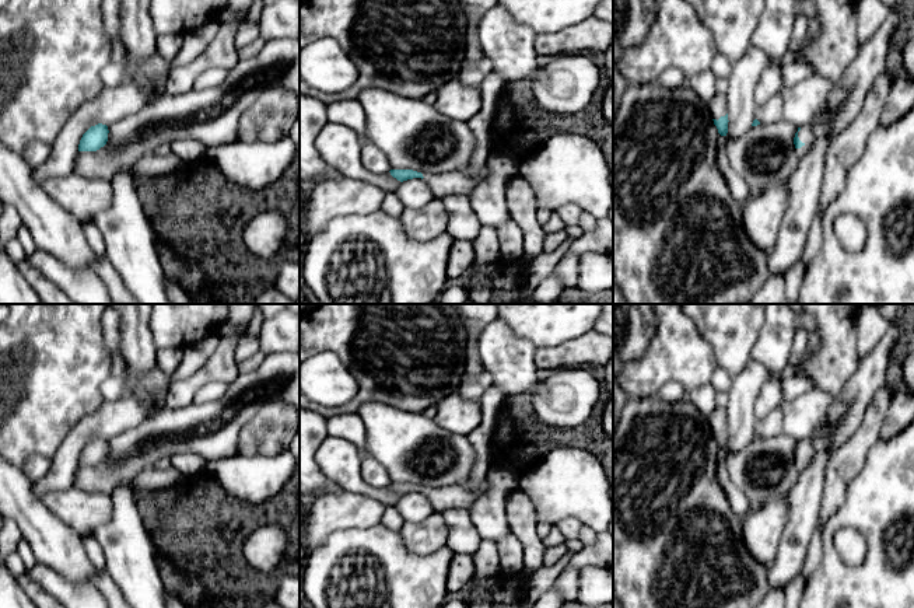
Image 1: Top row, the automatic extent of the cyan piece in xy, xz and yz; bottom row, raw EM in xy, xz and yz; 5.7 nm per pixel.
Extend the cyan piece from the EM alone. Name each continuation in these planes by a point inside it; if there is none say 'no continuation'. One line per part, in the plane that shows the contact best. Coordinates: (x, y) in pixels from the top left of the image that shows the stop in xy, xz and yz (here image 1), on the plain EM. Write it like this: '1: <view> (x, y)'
1: yz (717, 418)
2: yz (805, 448)

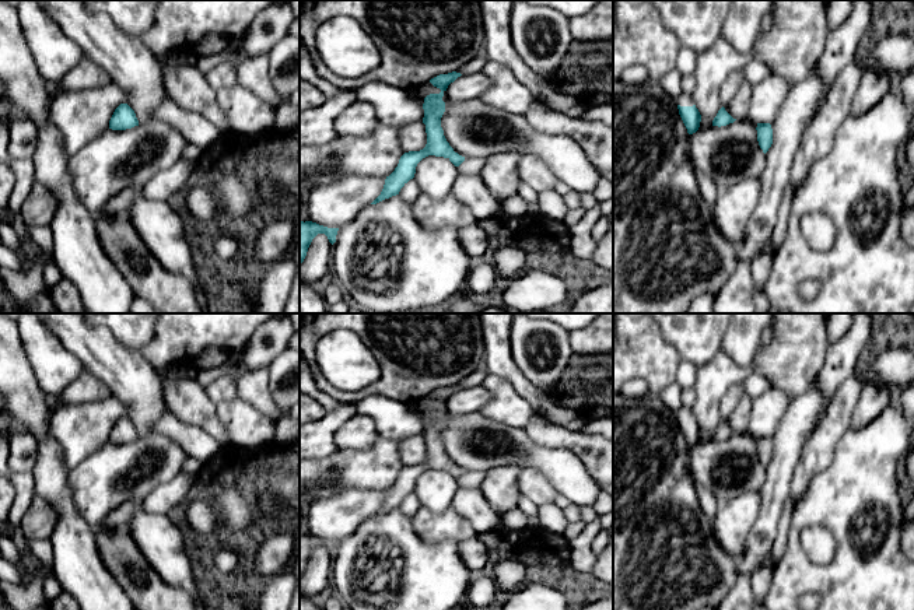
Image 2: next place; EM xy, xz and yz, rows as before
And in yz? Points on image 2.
1: yz (685, 412)

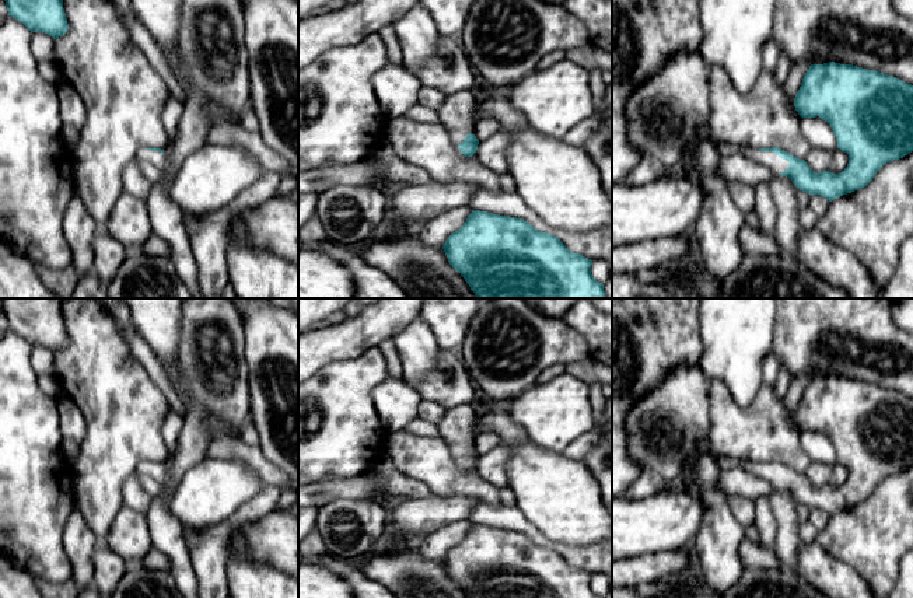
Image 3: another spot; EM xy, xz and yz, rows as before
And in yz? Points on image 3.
1: yz (726, 461)

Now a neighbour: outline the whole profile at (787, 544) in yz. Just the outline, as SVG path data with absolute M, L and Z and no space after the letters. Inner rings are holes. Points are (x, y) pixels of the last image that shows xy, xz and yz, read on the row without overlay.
M774 489L769 496L770 510L777 521L774 552L783 567L795 570L798 553L804 542L798 534L798 501L788 490Z

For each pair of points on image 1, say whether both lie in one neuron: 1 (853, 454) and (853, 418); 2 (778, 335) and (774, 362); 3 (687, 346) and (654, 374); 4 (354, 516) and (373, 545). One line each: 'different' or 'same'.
1: different
2: same
3: same
4: different

